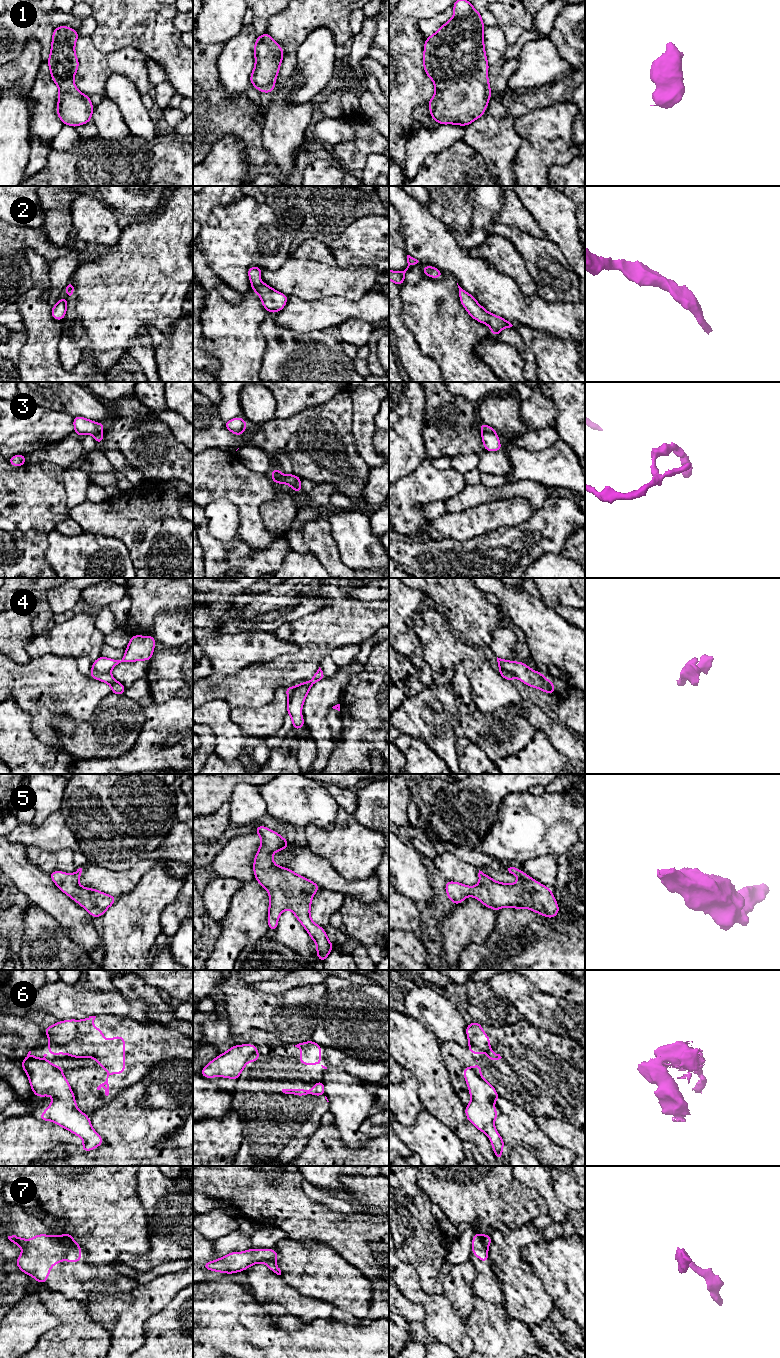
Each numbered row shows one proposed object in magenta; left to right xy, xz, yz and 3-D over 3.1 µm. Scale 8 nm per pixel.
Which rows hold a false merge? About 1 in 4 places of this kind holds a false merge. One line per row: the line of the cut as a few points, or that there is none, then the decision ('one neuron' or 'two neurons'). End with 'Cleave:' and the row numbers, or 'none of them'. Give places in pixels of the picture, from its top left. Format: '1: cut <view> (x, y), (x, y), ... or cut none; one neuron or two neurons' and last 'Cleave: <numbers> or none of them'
1: cut none; one neuron
2: cut none; one neuron
3: cut none; one neuron
4: cut xy (93, 666), (98, 671), (109, 674); two neurons
5: cut none; one neuron
6: cut xz (257, 1050), (248, 1060); two neurons
7: cut yz (482, 1236), (483, 1243), (487, 1248); two neurons
Cleave: 4, 6, 7

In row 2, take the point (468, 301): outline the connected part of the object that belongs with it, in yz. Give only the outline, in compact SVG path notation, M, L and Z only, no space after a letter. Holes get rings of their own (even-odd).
M457 283L458 285L458 283ZM459 285L459 299L462 306L466 309L468 314L480 323L487 324L490 327L491 333L497 337L500 331L504 328L510 328L513 325L500 316L496 316L488 311L486 311L482 305L478 304L475 297L465 290L463 290Z

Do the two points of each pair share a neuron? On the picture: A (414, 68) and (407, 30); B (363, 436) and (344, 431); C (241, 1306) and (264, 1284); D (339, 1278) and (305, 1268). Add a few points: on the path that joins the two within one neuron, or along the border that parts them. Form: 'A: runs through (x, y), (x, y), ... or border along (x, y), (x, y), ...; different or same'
A: runs through (407, 59), (407, 39); same
B: border along (351, 411), (352, 435), (356, 451), (361, 456); different
C: border along (252, 1290), (260, 1302), (275, 1303); different
D: runs through (331, 1275), (323, 1274), (313, 1268); same

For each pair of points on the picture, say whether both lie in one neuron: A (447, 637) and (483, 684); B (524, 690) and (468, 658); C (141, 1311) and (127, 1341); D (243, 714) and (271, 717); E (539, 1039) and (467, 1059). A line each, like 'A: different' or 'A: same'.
A: same
B: different
C: same
D: same
E: same

